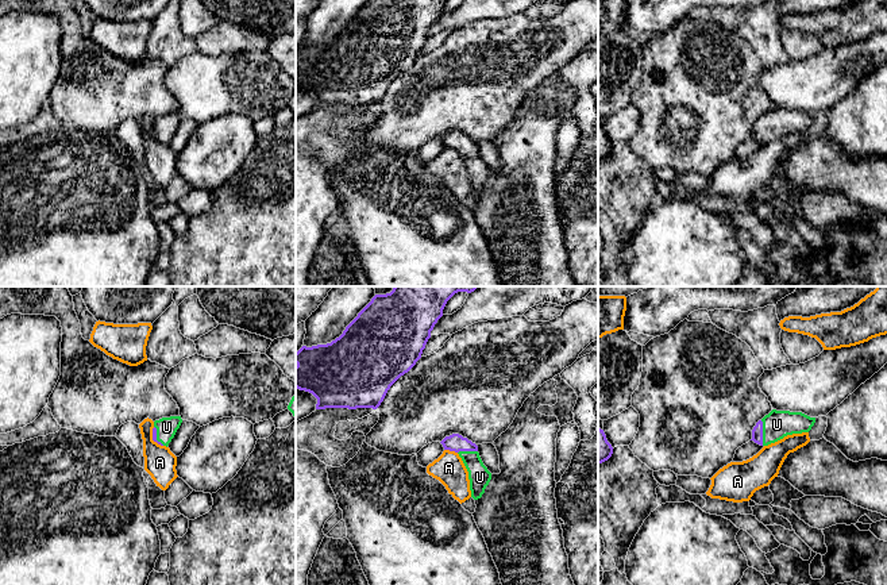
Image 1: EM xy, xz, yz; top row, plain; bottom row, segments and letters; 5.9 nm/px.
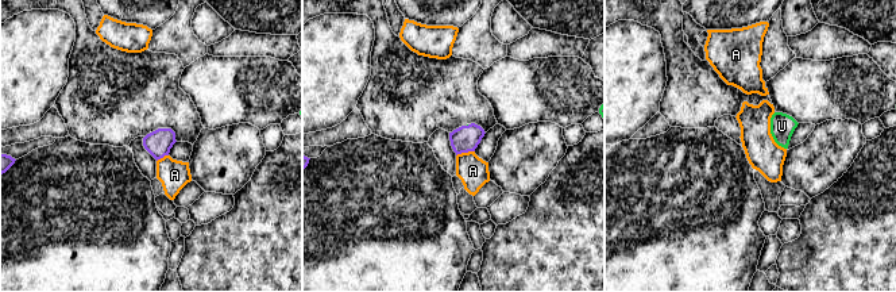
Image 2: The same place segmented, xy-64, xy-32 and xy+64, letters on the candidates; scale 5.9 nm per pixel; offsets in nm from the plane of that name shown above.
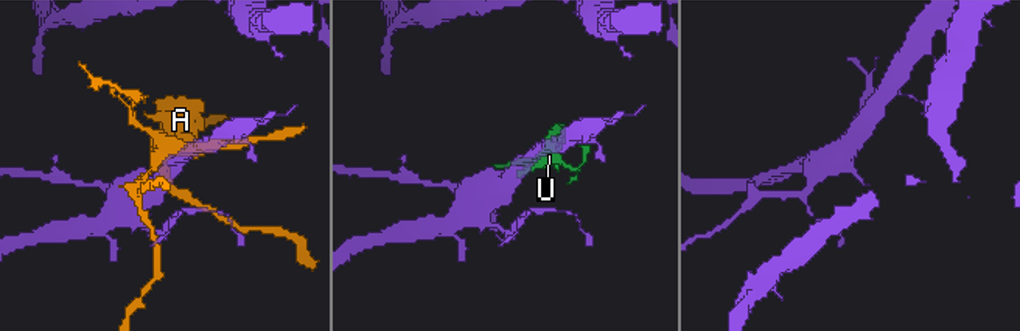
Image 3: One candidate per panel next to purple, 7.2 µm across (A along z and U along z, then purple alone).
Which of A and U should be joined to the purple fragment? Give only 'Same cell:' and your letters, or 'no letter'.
Same cell: U

